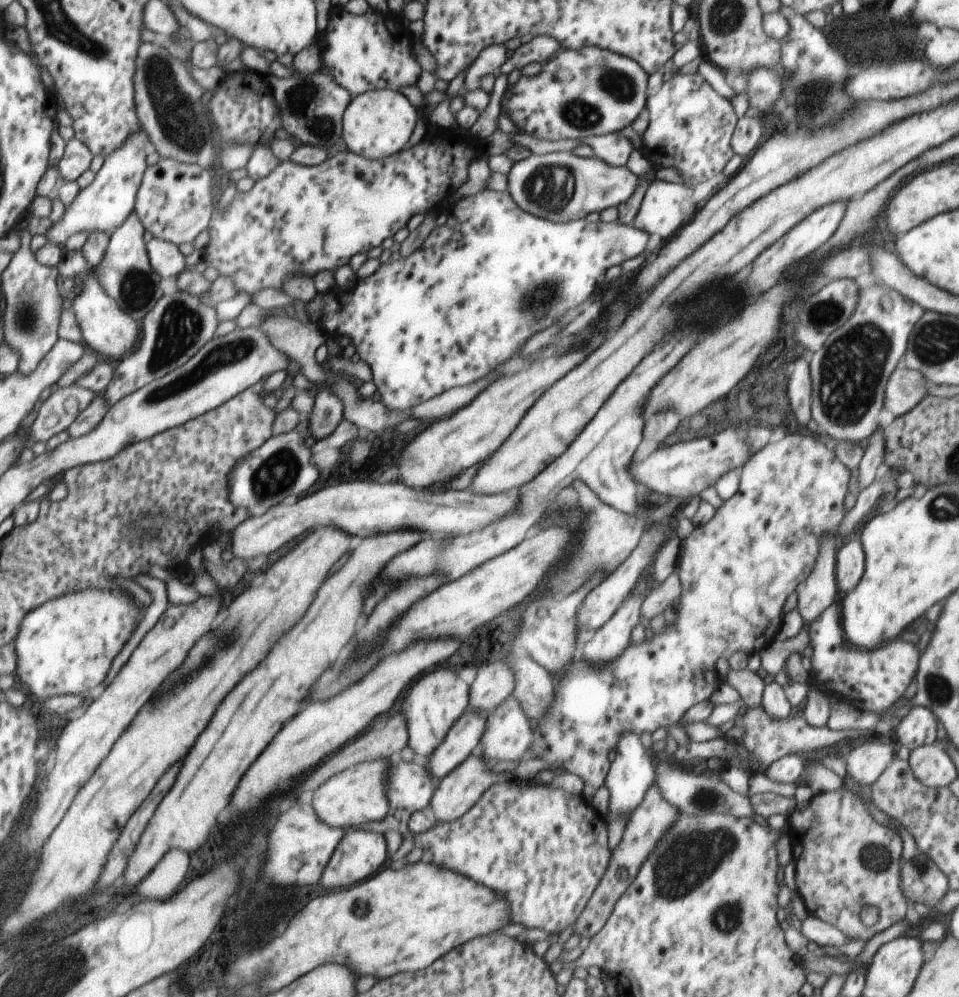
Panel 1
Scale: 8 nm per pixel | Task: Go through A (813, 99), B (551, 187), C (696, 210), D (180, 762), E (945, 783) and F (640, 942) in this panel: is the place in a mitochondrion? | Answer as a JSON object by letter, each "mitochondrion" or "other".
{"A":"mitochondrion","B":"mitochondrion","C":"other","D":"other","E":"other","F":"other"}

